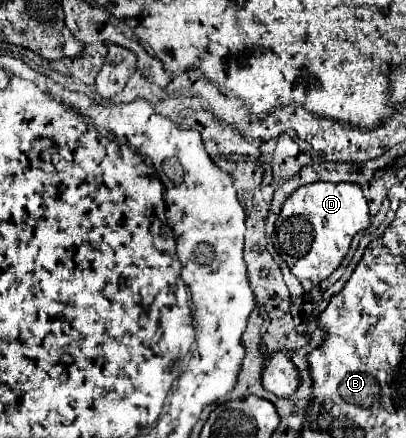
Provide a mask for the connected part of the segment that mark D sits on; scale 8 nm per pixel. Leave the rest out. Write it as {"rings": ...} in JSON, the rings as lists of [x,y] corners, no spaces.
{"rings":[[[314,182],[298,188],[282,206],[276,224],[274,248],[288,264],[290,272],[300,280],[304,292],[328,278],[346,256],[356,232],[370,226],[366,198],[358,184]]]}

